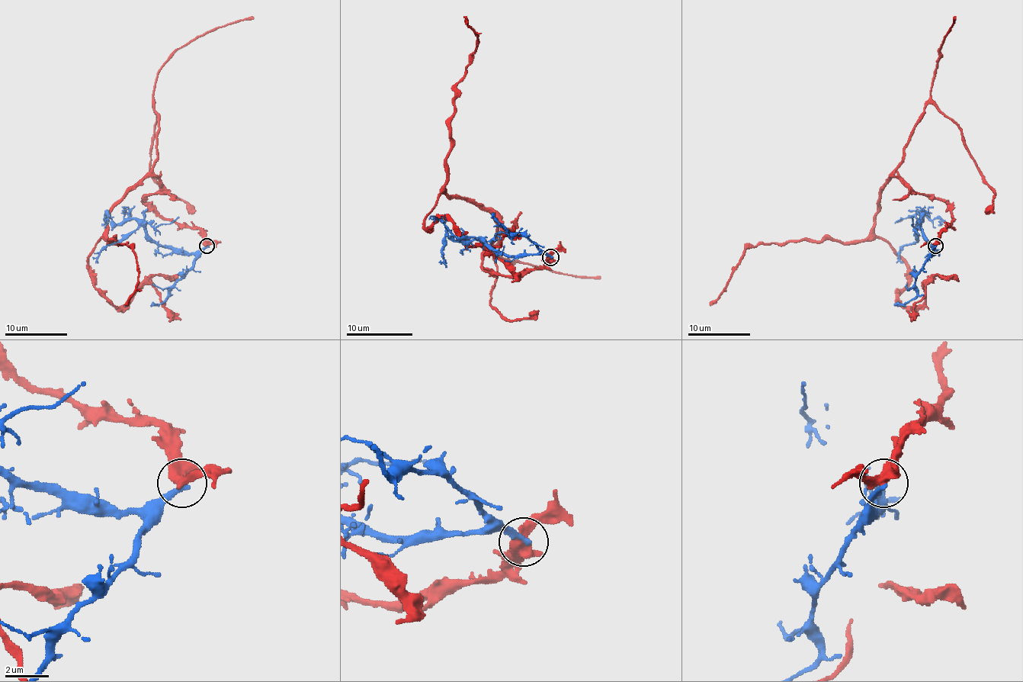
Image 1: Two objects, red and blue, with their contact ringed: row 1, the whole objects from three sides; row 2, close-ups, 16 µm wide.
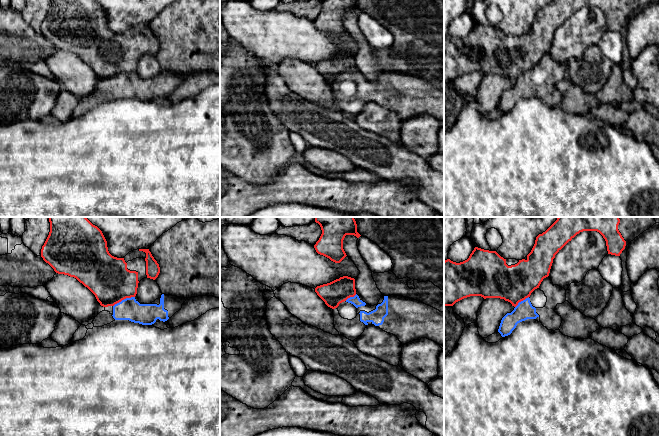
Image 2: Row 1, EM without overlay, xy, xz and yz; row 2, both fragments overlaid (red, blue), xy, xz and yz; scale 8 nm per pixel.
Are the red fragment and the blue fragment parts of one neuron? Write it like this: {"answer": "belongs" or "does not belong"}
{"answer": "does not belong"}

